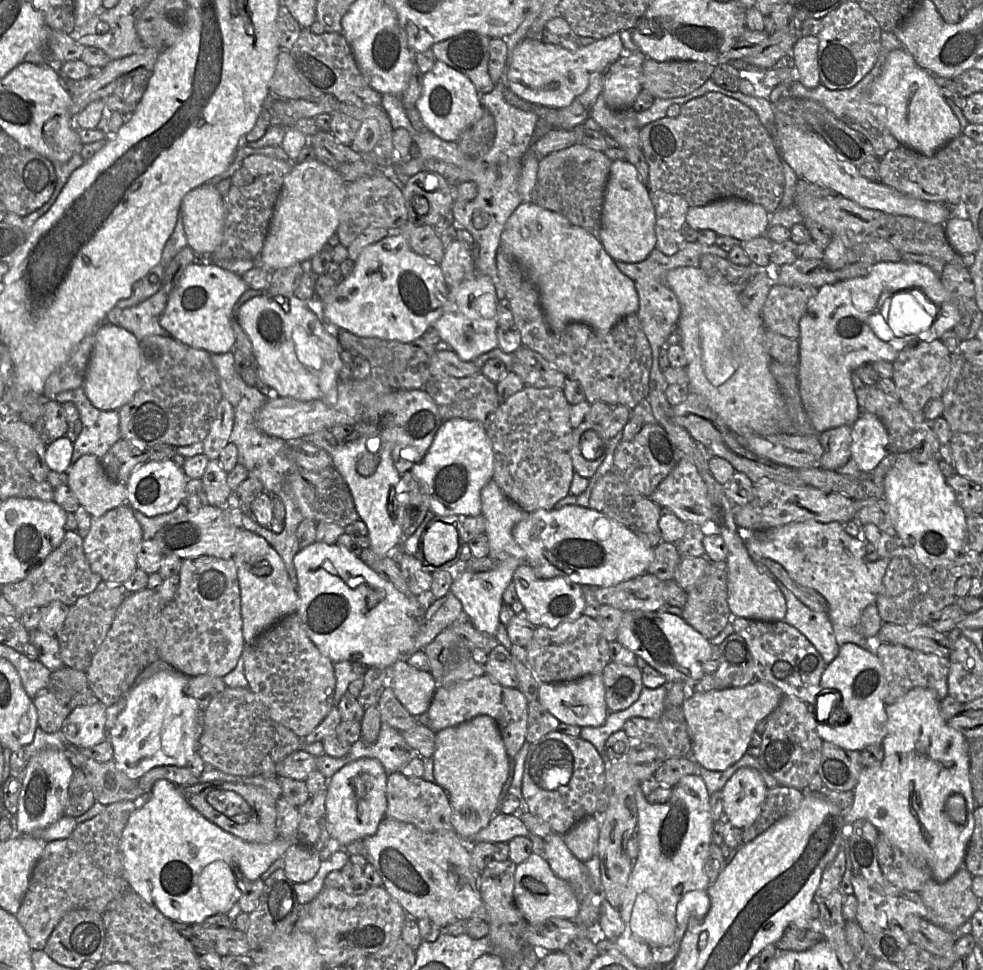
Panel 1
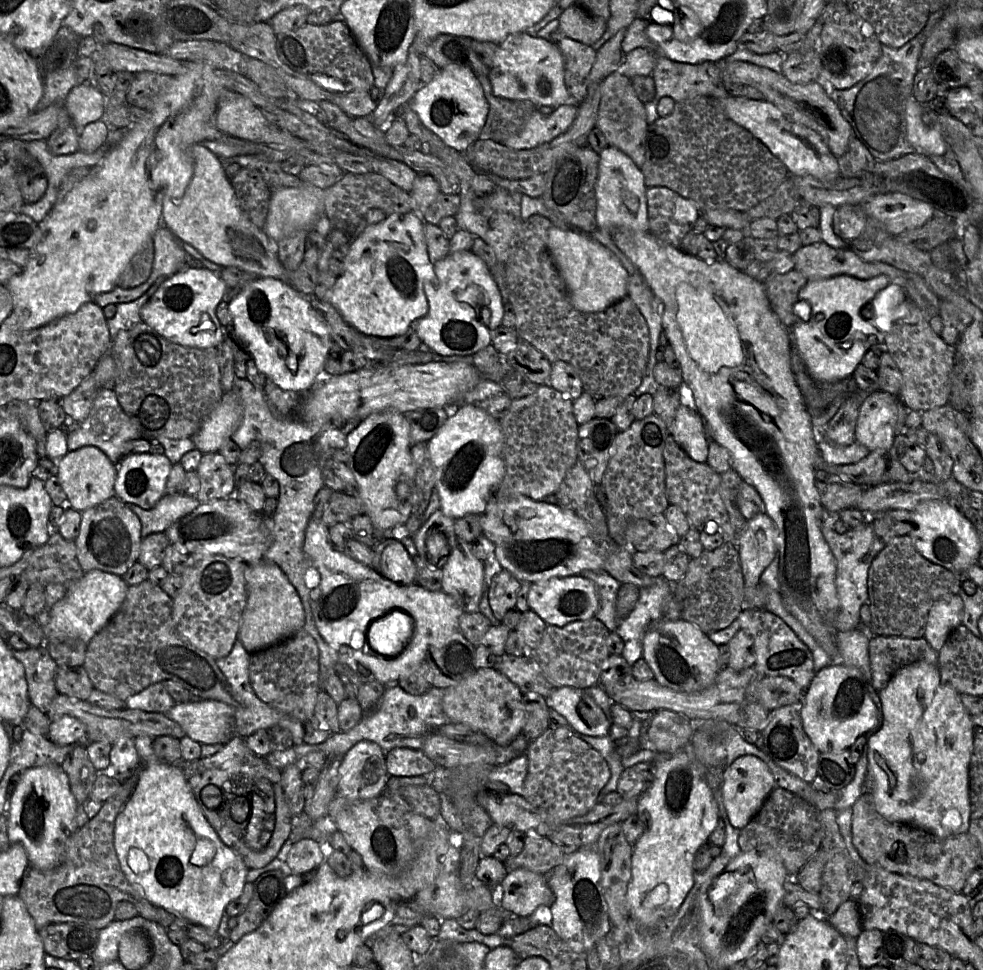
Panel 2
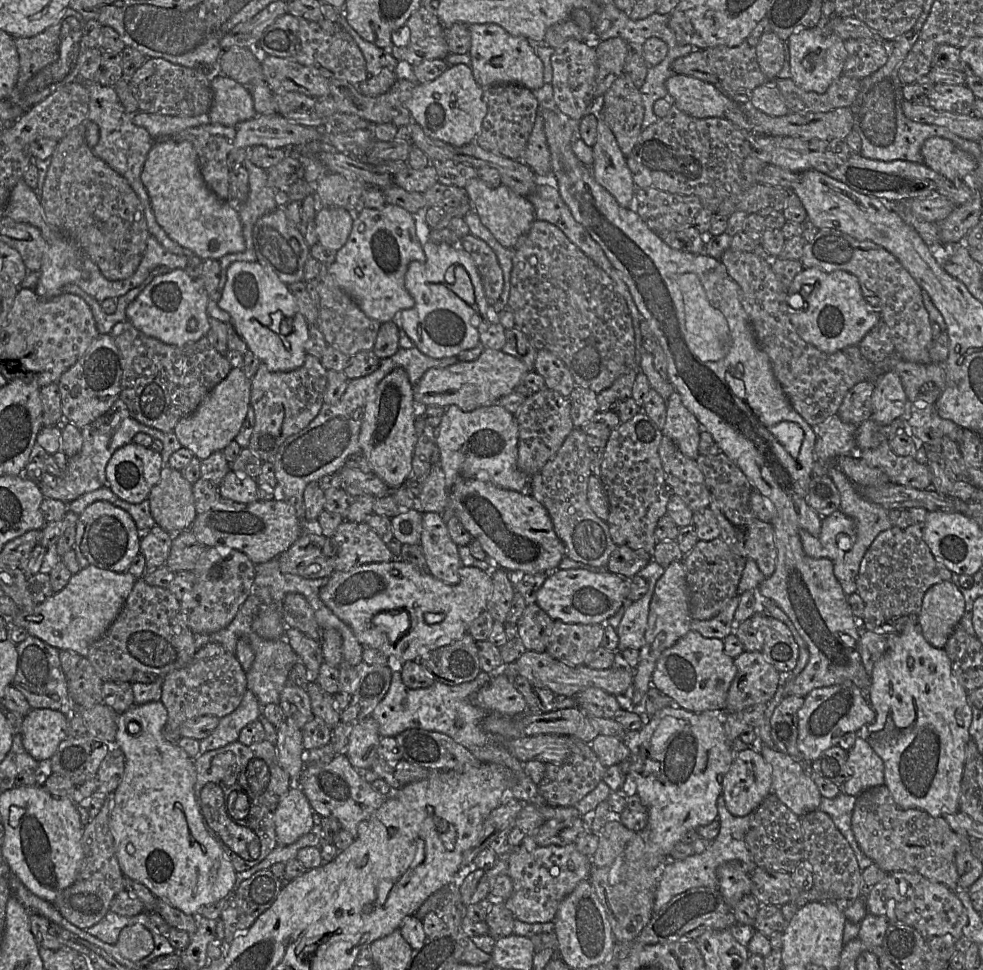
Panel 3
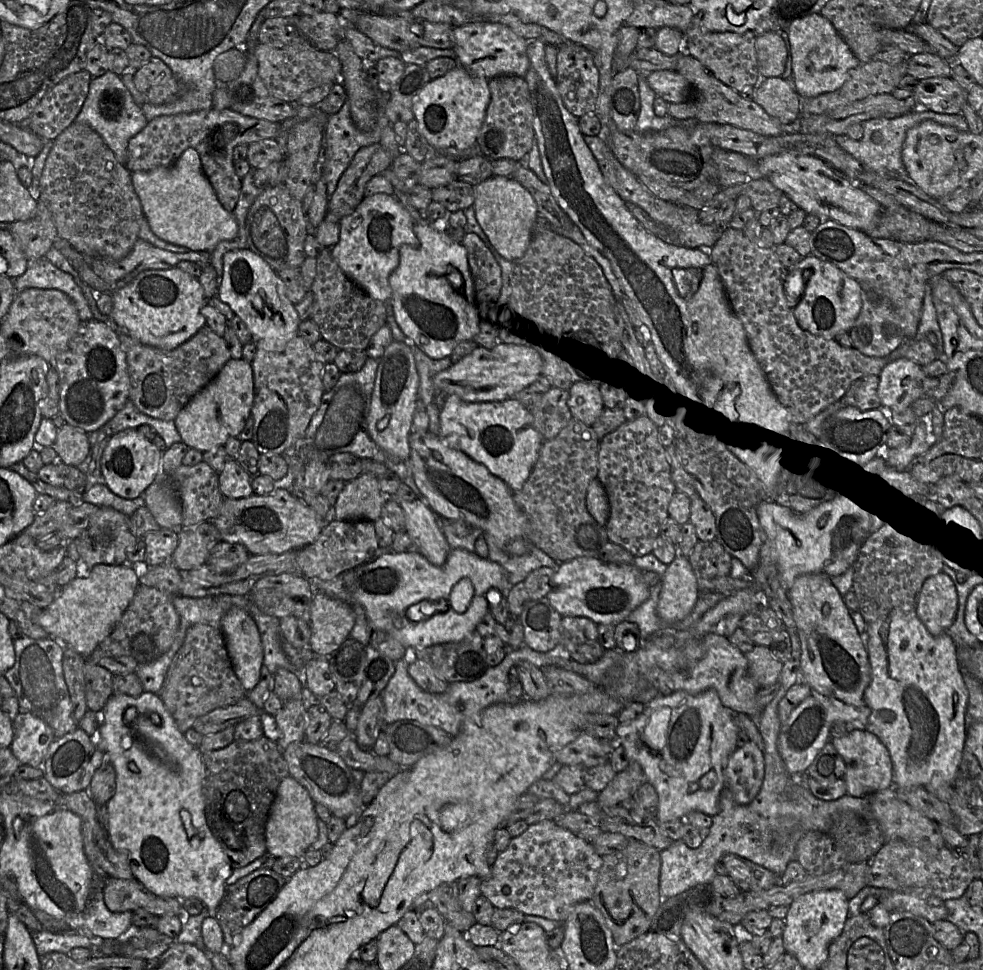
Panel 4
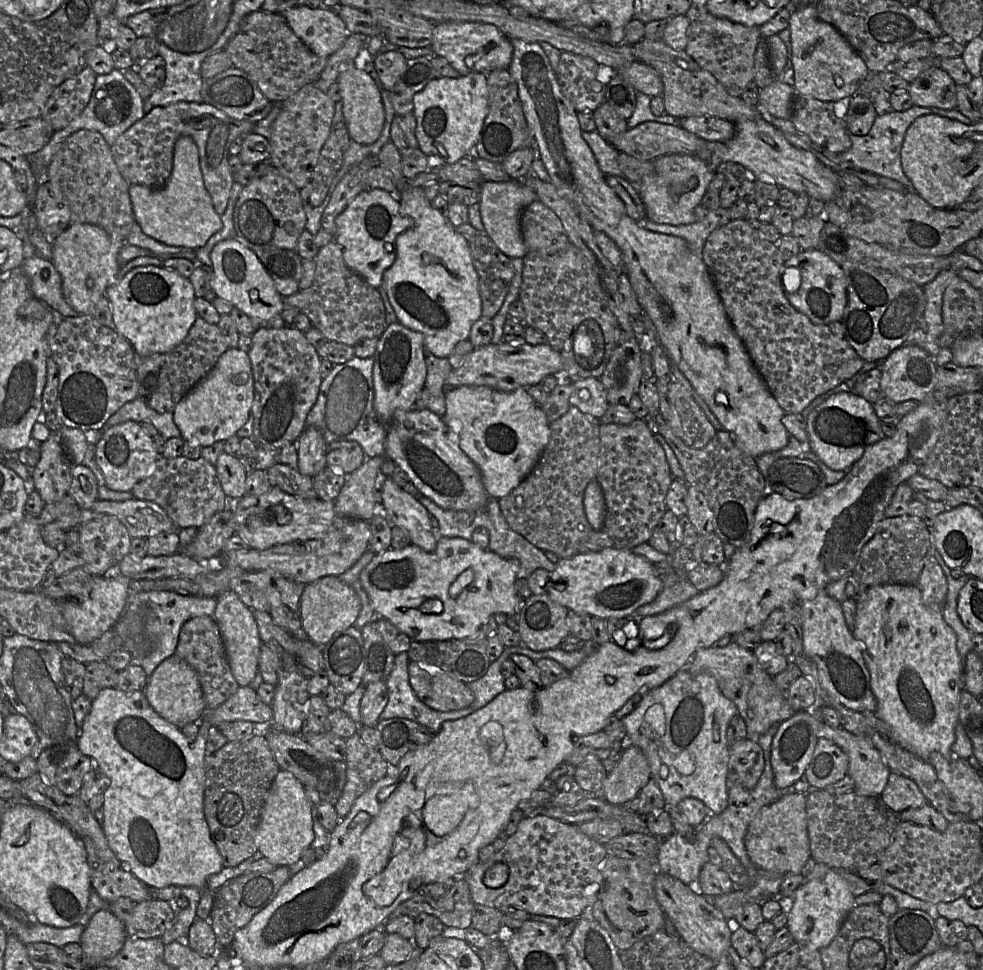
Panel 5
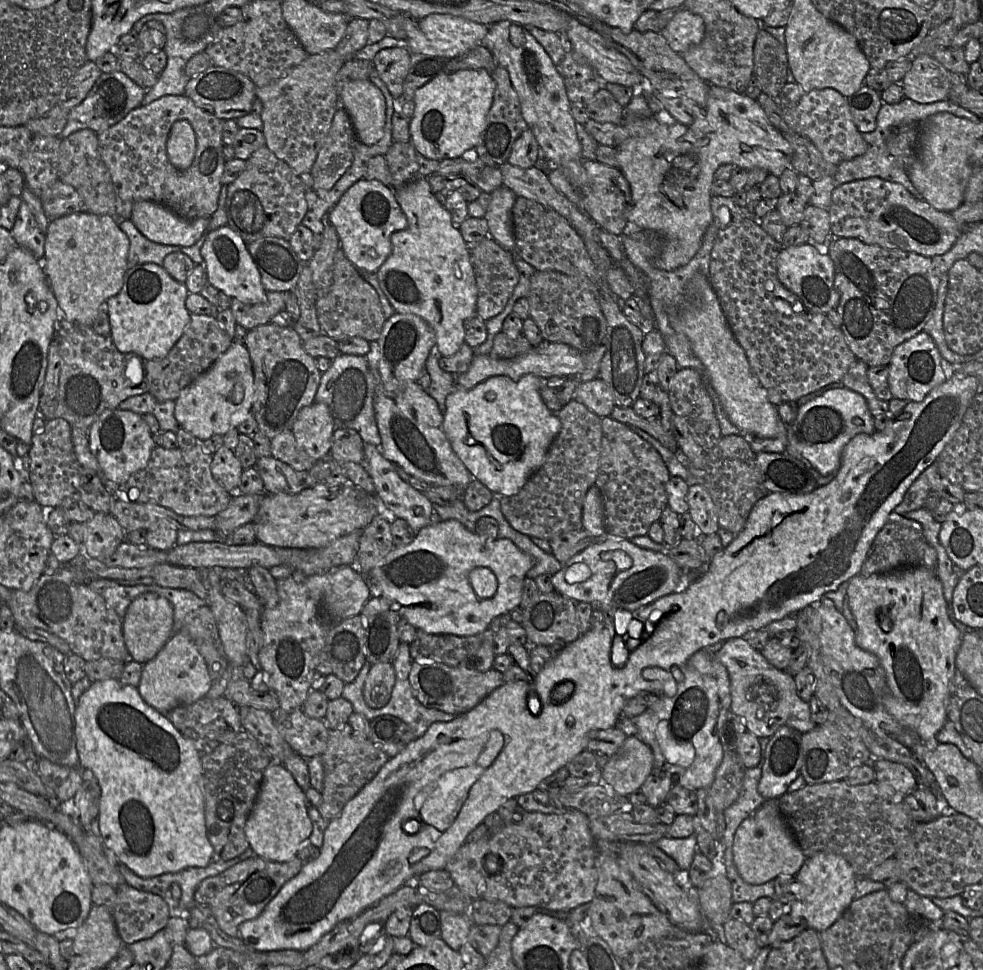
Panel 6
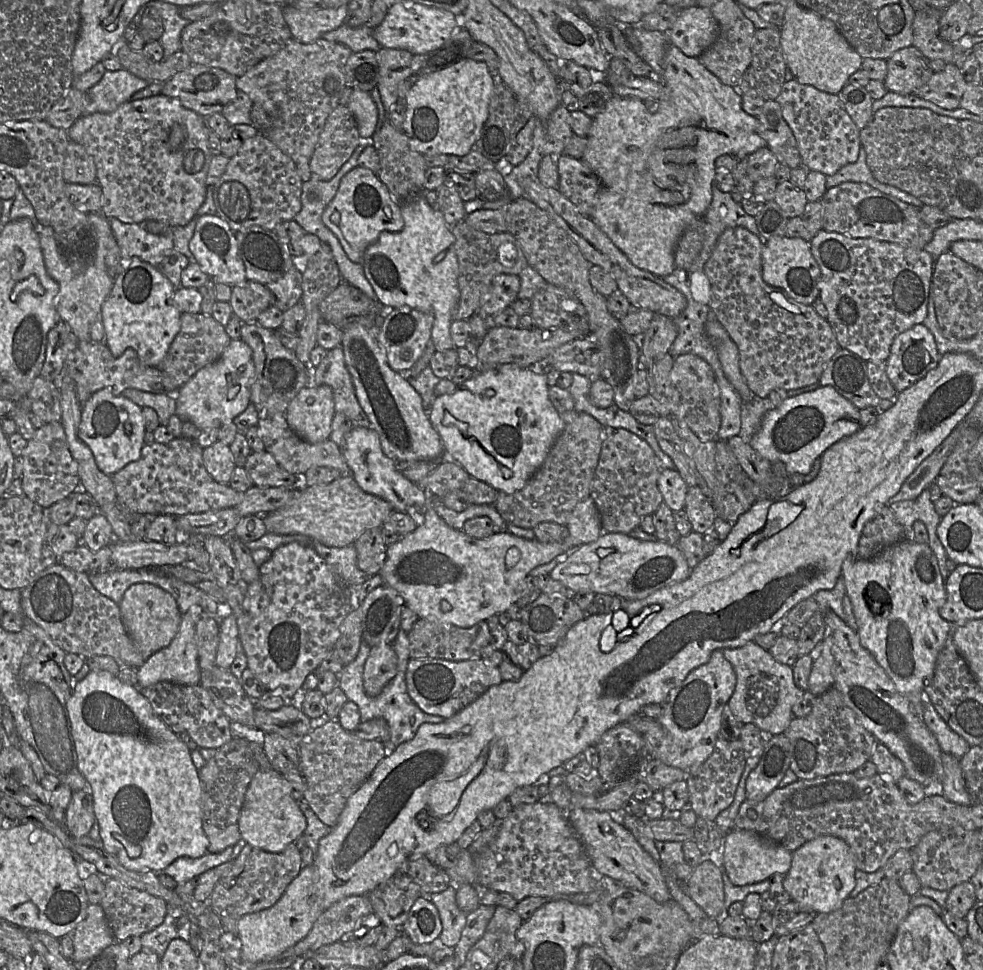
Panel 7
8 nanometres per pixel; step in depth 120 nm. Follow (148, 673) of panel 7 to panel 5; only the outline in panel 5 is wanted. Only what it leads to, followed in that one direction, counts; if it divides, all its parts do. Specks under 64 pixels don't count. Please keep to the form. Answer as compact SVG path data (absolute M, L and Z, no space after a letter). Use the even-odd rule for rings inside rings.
M176 654L166 658L148 677L144 694L150 706L165 720L180 729L197 722L206 710L197 672Z

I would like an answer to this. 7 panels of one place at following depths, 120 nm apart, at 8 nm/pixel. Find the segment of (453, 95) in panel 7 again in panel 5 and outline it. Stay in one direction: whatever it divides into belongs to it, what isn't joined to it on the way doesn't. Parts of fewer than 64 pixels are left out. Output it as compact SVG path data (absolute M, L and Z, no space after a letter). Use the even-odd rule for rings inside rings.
M471 73L457 78L438 77L413 97L418 148L429 157L430 168L455 163L476 146L489 110L487 74Z

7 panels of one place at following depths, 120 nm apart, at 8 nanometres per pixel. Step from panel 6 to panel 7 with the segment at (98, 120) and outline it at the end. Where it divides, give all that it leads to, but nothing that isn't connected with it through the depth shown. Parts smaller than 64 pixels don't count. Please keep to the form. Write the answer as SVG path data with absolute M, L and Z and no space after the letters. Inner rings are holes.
M124 68L116 71L106 70L99 82L87 91L90 101L83 115L113 112L149 83Z

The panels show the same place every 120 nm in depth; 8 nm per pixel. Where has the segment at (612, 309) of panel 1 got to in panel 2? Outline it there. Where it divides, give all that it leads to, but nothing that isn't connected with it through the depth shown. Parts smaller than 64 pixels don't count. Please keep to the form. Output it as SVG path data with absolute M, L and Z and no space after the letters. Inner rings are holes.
M551 226L547 246L564 281L571 305L583 313L598 313L628 296L628 273L618 258L589 234L573 228Z

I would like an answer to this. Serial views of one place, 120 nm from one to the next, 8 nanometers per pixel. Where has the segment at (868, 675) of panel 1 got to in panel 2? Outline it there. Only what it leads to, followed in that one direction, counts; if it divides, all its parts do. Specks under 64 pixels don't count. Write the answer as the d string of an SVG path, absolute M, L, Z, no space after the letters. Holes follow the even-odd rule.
M832 663L815 673L804 693L801 718L805 733L820 753L849 750L858 737L867 736L881 726L882 707L879 709L874 702L873 689L871 680L858 668L843 663Z

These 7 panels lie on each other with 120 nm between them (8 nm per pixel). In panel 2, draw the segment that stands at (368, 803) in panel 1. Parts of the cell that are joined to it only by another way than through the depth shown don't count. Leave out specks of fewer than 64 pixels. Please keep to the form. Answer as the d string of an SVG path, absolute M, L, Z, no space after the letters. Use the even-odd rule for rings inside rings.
M362 740L341 758L337 795L349 801L376 798L385 792L388 778L385 754L381 747Z

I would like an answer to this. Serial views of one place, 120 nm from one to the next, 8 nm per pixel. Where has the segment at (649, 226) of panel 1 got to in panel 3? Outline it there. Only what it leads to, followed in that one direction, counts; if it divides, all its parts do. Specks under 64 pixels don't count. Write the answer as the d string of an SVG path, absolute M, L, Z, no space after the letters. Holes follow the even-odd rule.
M595 99L594 112L598 120L598 137L593 146L592 174L624 208L634 208L636 186L627 164L627 157L602 114L602 99Z

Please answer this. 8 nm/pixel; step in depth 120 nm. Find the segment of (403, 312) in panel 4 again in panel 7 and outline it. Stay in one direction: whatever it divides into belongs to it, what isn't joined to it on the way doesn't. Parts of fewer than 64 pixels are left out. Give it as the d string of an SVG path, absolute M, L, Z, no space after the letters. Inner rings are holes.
M423 191L401 203L404 227L399 232L381 232L378 240L365 251L361 265L379 301L384 306L411 308L431 313L434 323L431 332L436 351L446 351L455 347L451 337L452 315L460 299L458 286L458 259L455 250L455 237L441 211L432 208L425 199Z

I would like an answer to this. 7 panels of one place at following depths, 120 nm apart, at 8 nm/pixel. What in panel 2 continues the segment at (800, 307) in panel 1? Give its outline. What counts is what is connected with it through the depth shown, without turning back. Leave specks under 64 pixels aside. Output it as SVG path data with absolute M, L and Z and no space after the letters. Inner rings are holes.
M793 268L787 273L768 278L764 283L771 308L788 329L798 321L799 314L795 312L795 305L799 302L799 292L807 281L801 272Z

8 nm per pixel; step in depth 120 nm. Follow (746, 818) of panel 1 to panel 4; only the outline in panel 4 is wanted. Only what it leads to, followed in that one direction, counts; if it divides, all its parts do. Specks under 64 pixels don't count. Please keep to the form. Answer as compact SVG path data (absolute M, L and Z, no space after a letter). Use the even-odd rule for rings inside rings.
M753 742L738 747L724 769L726 788L740 805L751 803L758 795L765 777L765 757Z

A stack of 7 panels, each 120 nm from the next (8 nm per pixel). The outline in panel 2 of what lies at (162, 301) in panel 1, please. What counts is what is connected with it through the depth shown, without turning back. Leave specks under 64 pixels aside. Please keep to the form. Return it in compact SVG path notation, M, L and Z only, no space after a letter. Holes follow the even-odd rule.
M159 277L156 279L150 288L138 299L127 303L116 304L117 311L115 316L107 319L107 325L112 339L119 331L130 329L135 324L142 322L140 316L141 308L167 278L168 277Z

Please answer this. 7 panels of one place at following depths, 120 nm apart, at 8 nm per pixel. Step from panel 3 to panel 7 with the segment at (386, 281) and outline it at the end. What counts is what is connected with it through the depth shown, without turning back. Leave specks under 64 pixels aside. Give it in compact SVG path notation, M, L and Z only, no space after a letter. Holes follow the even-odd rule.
M355 167L341 179L334 198L322 214L322 221L338 238L348 258L360 264L366 249L378 240L381 232L399 232L404 227L401 203L394 199L378 175L365 167Z

